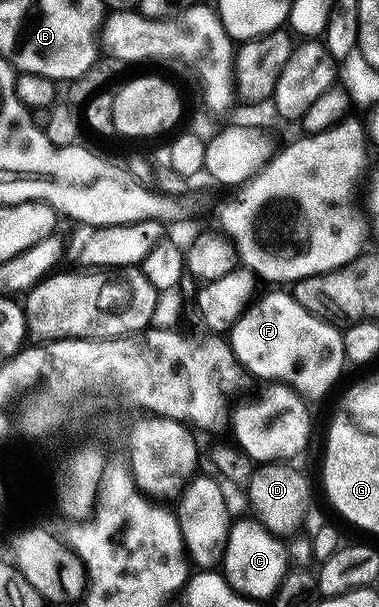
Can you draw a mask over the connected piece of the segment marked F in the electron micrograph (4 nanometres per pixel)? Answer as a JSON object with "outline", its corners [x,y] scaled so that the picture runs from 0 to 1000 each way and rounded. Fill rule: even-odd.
{"outline":[[[765,481],[704,483],[689,489],[623,524],[617,535],[609,537],[607,580],[620,583],[639,606],[660,619],[665,614],[668,619],[704,628],[702,631],[760,634],[802,657],[858,652],[892,631],[894,619],[905,614],[905,600],[916,601],[921,595],[905,570],[905,549],[876,530],[855,529],[852,524],[805,512],[805,506],[794,506],[794,499],[784,499],[784,493]]]}

